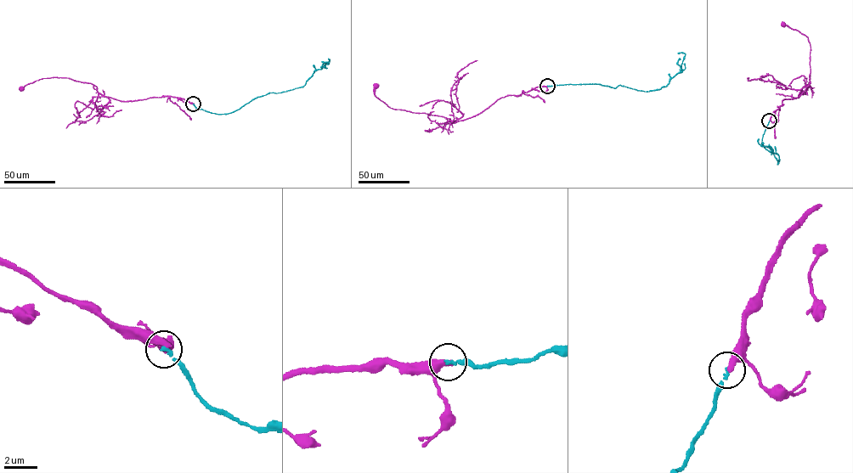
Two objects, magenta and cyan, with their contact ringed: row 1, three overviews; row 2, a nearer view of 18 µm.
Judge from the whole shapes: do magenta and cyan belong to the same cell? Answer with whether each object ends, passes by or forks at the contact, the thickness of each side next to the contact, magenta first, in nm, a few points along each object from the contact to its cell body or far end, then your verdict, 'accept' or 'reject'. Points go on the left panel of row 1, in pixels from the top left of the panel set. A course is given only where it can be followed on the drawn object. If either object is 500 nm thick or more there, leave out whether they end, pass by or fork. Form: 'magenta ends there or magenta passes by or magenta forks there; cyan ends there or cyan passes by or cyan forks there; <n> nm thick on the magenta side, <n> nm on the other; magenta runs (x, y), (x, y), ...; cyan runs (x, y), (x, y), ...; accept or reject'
magenta ends there; cyan ends there; 360 nm thick on the magenta side, 200 nm on the other; magenta runs (193, 104), (168, 96), (121, 101), (102, 95), (91, 83), (66, 77), (42, 78), (21, 89); cyan runs (193, 104), (210, 112), (227, 114), (257, 97), (302, 87), (314, 70), (329, 62), (321, 61); reject

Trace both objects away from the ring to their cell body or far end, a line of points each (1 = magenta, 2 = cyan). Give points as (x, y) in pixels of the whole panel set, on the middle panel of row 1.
1: (547, 86), (501, 97), (480, 113), (453, 122), (439, 115), (391, 108), (375, 96), (375, 86)
2: (547, 86), (594, 84), (616, 88), (620, 85), (644, 91), (660, 89), (681, 71), (685, 53), (677, 53)

